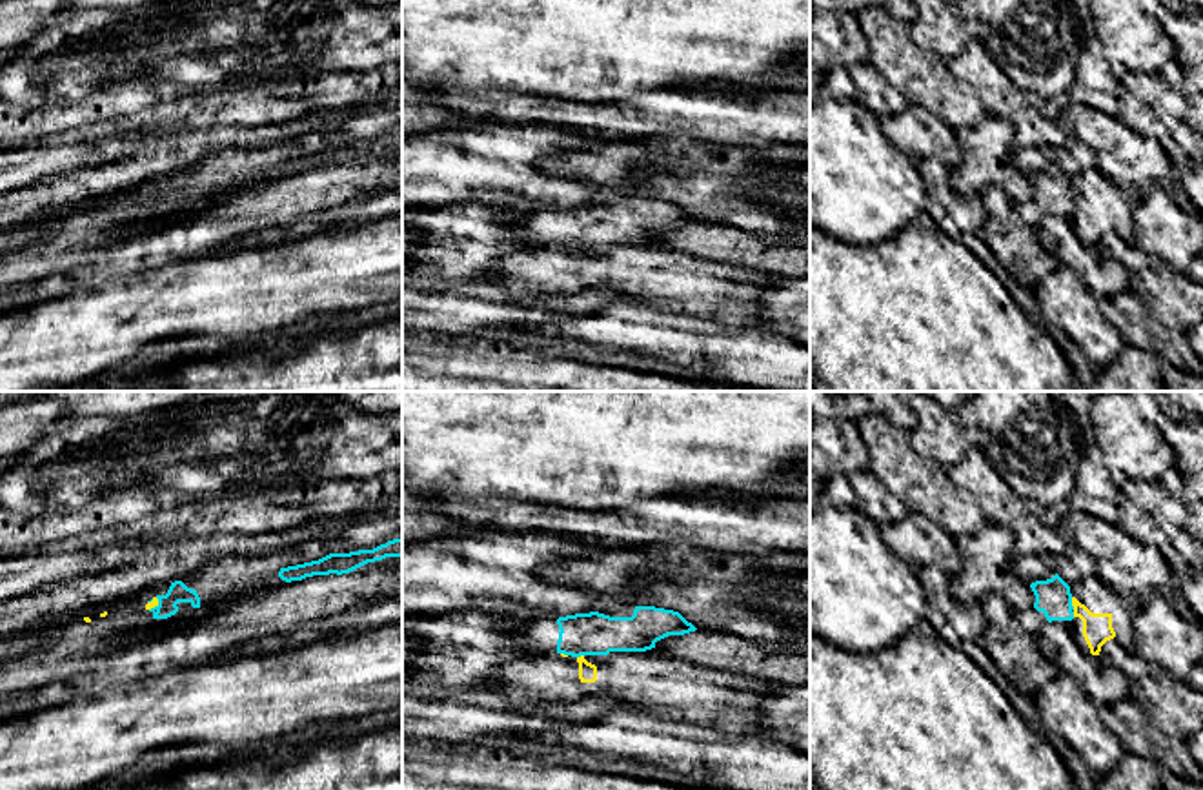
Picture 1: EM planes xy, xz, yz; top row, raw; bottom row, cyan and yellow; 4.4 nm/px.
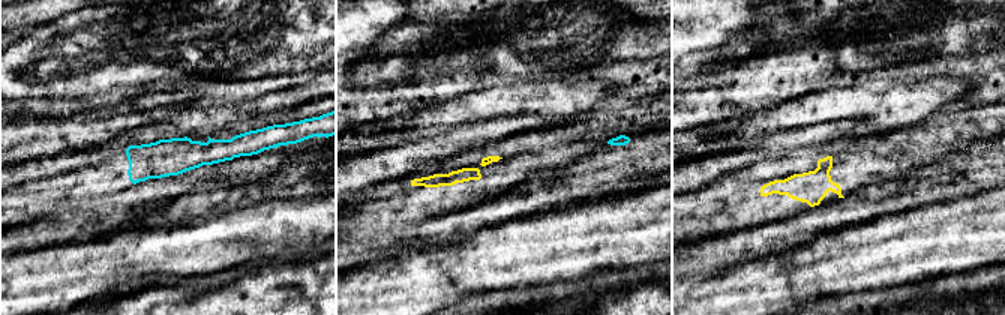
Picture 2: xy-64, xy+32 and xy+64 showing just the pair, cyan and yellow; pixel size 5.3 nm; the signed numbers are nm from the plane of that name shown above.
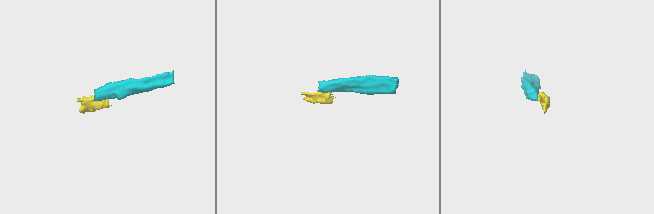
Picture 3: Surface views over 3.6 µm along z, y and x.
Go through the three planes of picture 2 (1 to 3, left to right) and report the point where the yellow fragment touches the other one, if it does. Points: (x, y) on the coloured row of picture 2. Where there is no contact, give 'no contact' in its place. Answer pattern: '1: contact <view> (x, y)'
1: no contact
2: no contact
3: no contact

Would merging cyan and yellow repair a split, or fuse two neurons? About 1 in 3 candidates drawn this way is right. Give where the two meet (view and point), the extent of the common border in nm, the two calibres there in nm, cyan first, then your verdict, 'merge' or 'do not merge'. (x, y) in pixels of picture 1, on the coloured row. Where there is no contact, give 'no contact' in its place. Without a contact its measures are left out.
contact yz (1071, 603); length 60 nm; calibres 160 and 130 nm; do not merge

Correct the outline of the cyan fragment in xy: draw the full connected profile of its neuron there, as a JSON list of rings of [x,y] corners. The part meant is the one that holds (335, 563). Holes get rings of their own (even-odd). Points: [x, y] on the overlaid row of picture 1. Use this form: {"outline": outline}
{"outline": [[[402,539],[388,541],[373,550],[359,550],[349,553],[329,553],[318,561],[280,568],[278,577],[286,582],[302,581],[313,575],[349,573],[368,562],[386,557],[402,557]]]}

